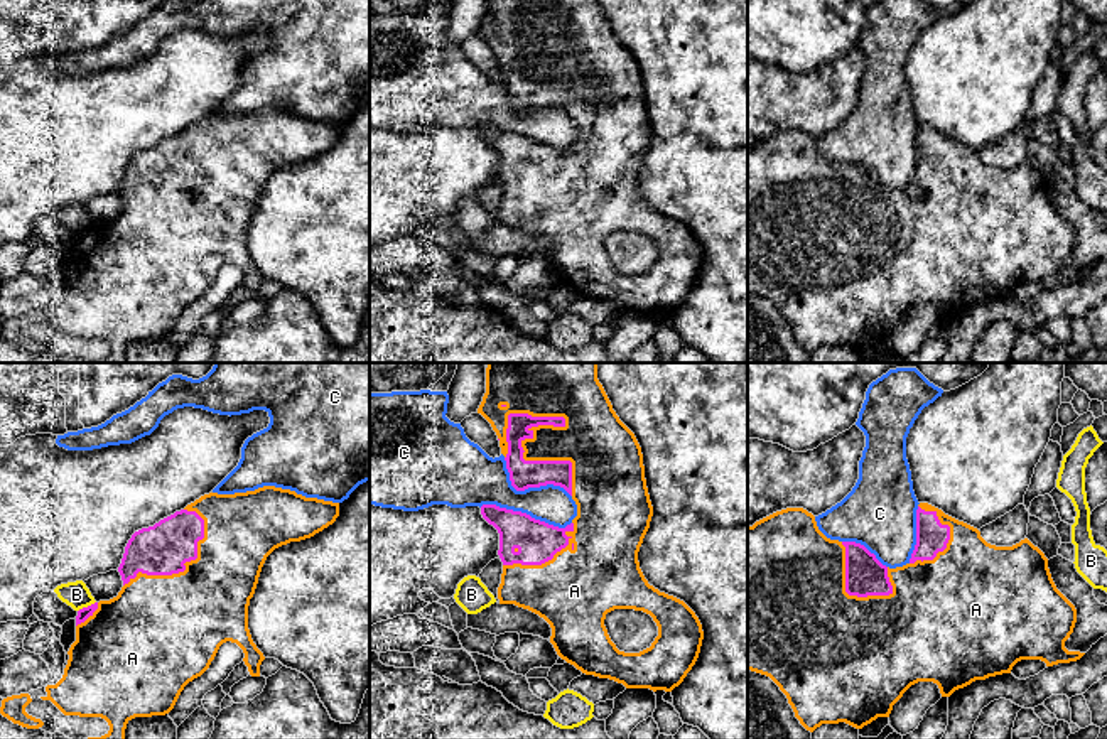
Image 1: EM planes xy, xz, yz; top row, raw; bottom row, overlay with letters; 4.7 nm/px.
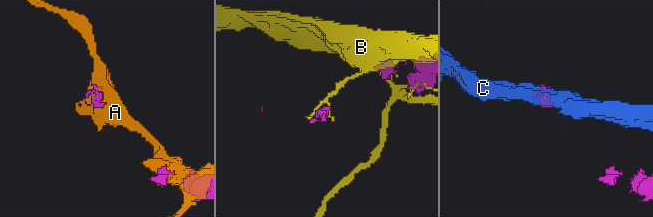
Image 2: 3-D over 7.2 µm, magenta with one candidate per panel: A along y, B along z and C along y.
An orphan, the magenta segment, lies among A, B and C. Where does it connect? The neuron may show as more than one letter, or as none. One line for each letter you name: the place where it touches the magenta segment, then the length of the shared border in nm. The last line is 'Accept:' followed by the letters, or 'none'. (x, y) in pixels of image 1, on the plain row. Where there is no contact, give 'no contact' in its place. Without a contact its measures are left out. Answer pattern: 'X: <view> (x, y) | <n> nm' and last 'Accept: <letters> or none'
A: xz (529, 59) | 500 nm
Accept: A

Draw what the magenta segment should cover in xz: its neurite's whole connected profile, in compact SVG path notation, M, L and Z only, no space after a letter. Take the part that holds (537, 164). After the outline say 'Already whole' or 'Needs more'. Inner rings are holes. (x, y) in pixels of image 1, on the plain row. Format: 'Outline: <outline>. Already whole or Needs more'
Outline: M486 0L486 15L478 30L478 35L481 35L491 46L493 52L498 57L501 76L505 78L506 91L510 94L510 103L516 113L554 106L554 108L564 110L577 127L577 138L565 150L548 147L545 143L532 140L526 135L500 130L496 127L481 128L483 140L489 147L493 147L500 155L498 177L503 184L501 206L498 209L500 226L515 226L518 229L528 231L538 236L540 240L543 240L552 250L550 265L554 267L557 277L567 285L574 287L582 295L614 302L618 305L623 305L626 310L650 310L653 314L656 312L672 314L675 309L678 309L683 304L687 295L695 287L700 275L704 253L699 240L683 223L673 218L668 218L665 214L660 214L658 211L650 208L640 191L638 174L653 138L653 128L650 123L646 101L645 101L643 76L634 56L619 42L619 39L613 32L613 27L599 2L597 0ZM614 231L643 233L653 240L653 243L658 248L658 258L655 260L650 270L640 275L624 275L616 270L616 267L611 263L608 251L604 248L606 236Z. Needs more

